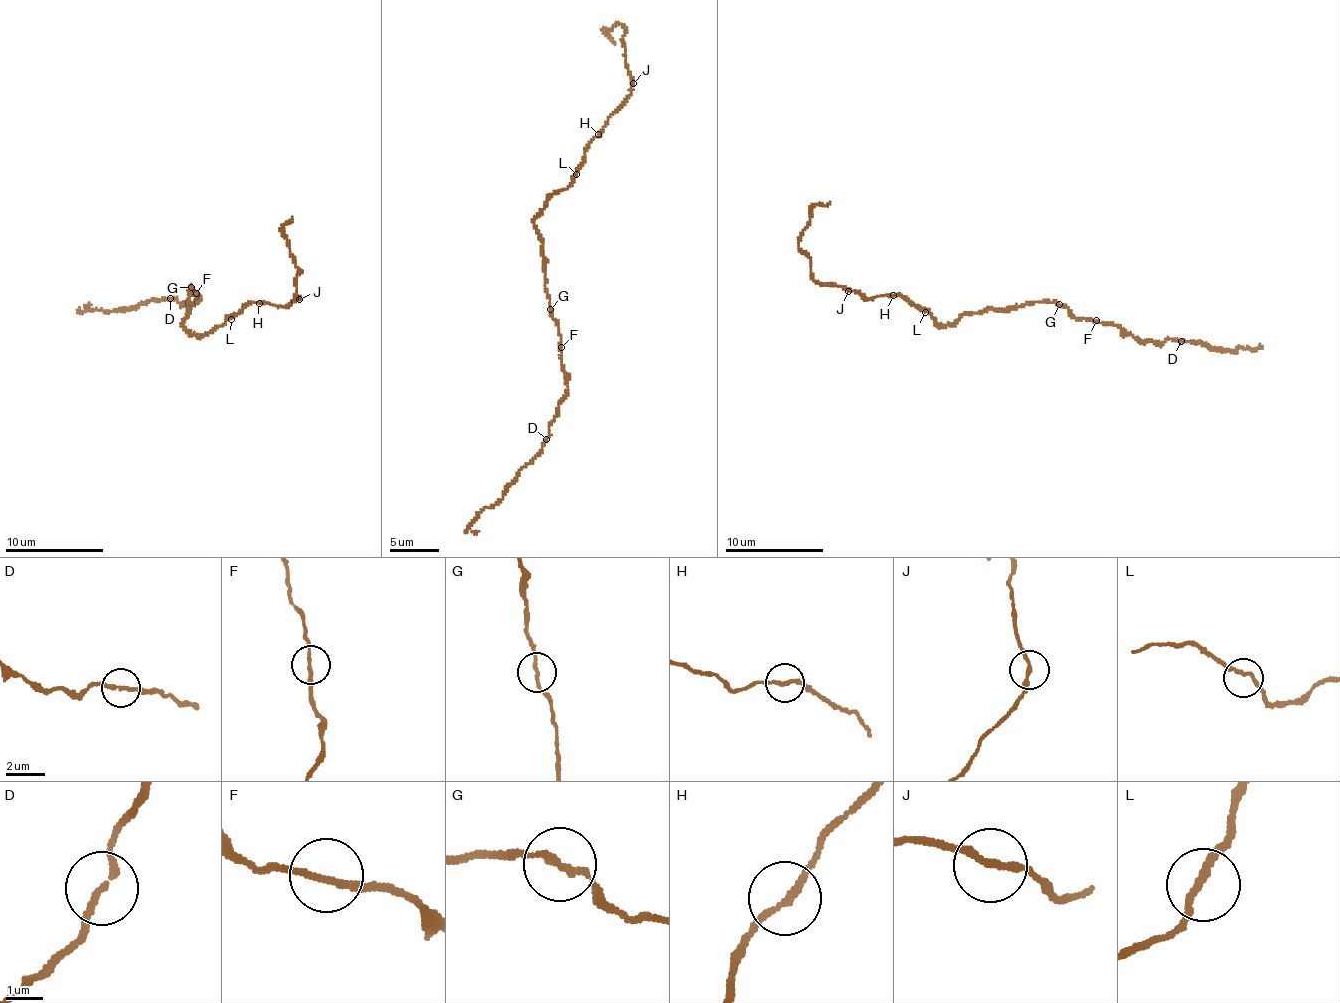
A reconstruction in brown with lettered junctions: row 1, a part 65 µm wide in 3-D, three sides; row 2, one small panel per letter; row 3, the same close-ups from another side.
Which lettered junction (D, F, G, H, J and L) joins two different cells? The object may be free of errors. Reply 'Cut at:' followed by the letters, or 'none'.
Cut at: none

